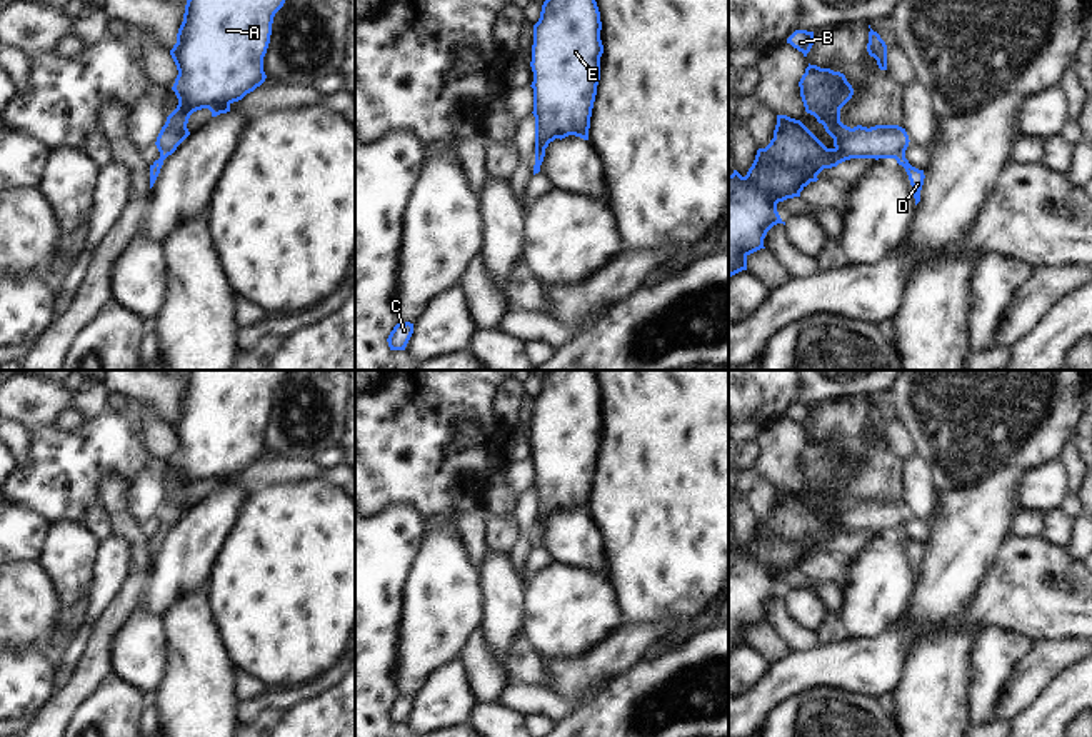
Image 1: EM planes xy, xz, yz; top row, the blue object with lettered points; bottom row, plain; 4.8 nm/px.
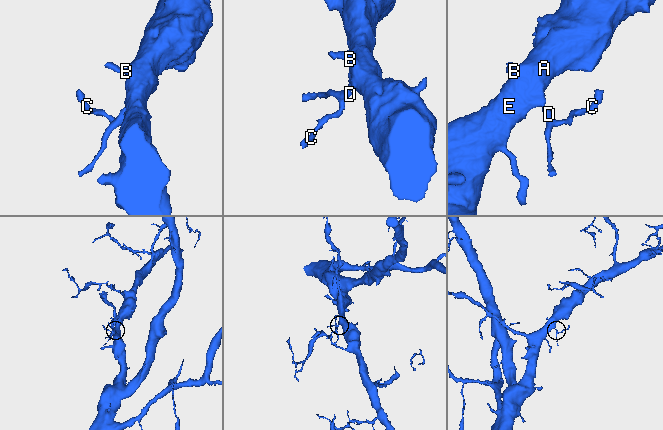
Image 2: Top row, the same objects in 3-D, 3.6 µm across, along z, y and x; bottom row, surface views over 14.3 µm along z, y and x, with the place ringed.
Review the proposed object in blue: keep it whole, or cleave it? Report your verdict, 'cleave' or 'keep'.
keep

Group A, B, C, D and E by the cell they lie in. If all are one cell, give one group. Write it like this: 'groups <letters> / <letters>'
groups A B C D E

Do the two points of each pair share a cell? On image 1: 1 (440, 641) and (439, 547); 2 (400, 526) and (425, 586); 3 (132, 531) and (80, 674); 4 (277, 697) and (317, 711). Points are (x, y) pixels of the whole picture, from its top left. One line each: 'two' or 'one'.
1: one
2: two
3: one
4: two

